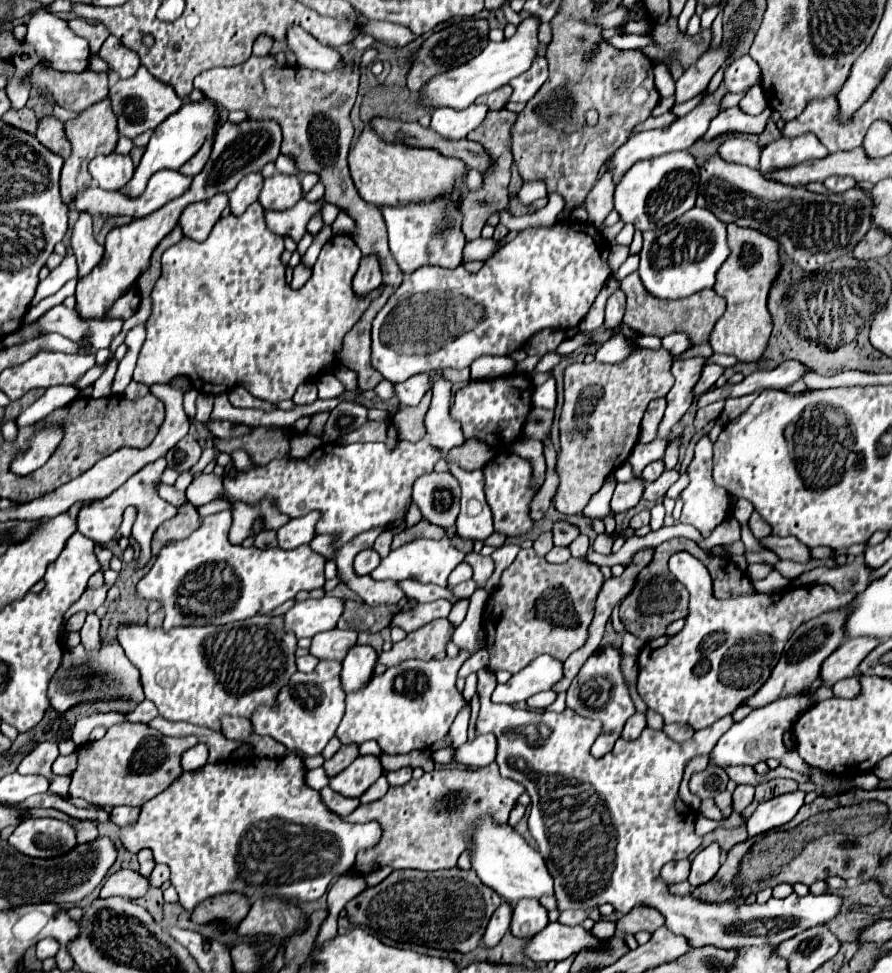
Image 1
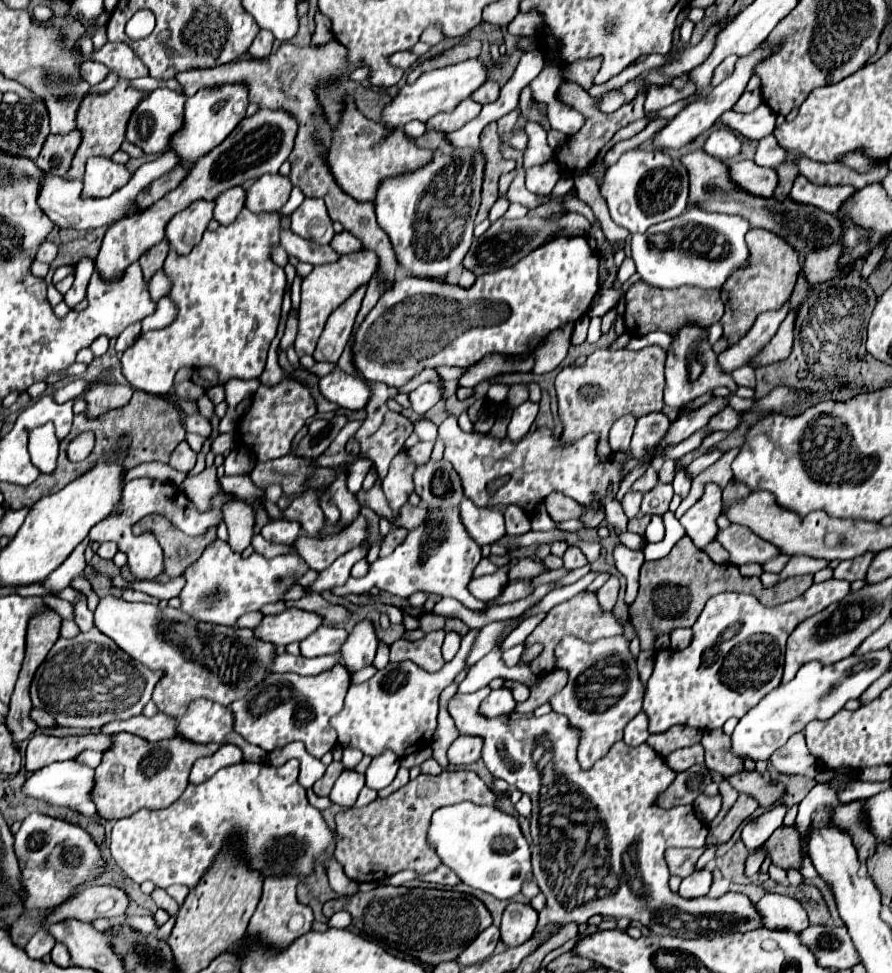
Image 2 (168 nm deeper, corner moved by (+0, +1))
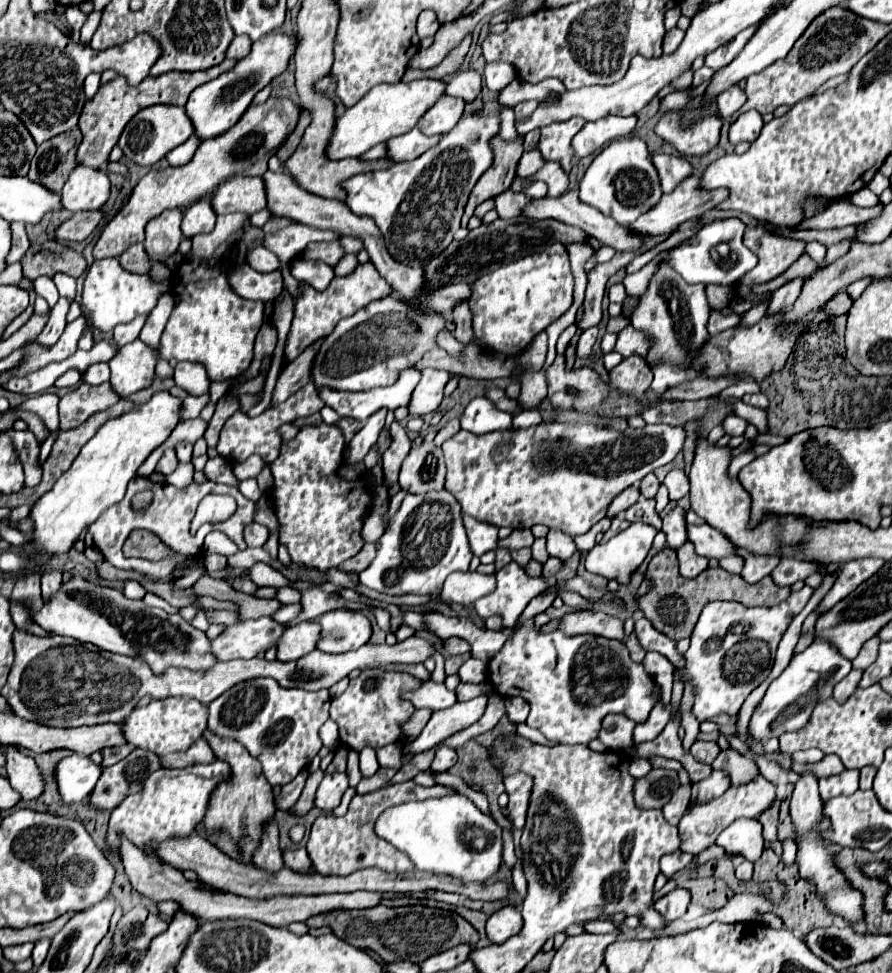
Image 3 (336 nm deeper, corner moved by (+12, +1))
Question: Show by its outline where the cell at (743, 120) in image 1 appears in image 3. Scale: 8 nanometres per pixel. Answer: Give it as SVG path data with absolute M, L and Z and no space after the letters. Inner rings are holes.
M746 111L742 113L730 127L730 143L738 145L742 141L756 141L762 129L762 115L758 111Z

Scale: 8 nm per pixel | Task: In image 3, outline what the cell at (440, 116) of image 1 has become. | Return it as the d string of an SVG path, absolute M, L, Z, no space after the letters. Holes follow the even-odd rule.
M442 95L420 119L418 129L424 135L444 135L448 133L464 113L464 99Z

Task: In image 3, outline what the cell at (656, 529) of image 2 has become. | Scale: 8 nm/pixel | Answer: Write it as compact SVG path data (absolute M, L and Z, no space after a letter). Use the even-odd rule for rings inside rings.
M634 523L608 543L598 543L584 559L586 571L594 575L602 575L608 581L618 581L620 585L628 585L630 575L642 565L646 559L652 541L658 529L648 527L646 523Z

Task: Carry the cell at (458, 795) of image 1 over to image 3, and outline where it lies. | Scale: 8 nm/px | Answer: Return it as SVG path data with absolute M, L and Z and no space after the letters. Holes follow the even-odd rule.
M406 781L406 783L382 787L374 793L368 793L368 795L356 795L350 801L348 813L342 815L342 817L320 815L314 821L310 839L306 843L306 851L312 857L314 869L320 875L350 875L352 871L366 869L366 867L378 867L378 869L392 871L392 873L412 871L414 865L408 859L408 855L404 855L402 851L398 851L396 847L392 847L384 839L378 839L374 835L374 819L384 809L388 809L392 805L398 805L398 803L404 803L404 801L422 801L422 799L430 799L430 797L442 797L442 795L450 795L450 793L454 793L452 787L444 787L444 785L422 787L414 781Z

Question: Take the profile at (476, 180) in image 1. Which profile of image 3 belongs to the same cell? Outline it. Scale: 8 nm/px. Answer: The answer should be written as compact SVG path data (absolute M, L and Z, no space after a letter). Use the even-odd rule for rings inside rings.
M414 127L412 131L386 141L386 157L392 159L394 163L416 159L418 155L428 151L432 145L436 145L438 139L440 137L426 137L418 127Z

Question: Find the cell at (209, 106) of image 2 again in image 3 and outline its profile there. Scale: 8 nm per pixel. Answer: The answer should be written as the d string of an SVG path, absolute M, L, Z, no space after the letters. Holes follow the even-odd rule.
M272 31L264 39L254 41L250 55L238 61L236 67L232 67L232 71L226 71L218 79L204 83L196 91L192 91L186 103L186 113L194 123L196 135L200 135L202 139L210 139L234 127L238 119L244 115L244 111L250 107L250 103L254 101L254 95L262 91L266 85L270 85L274 77L282 75L288 69L288 63L296 53L296 39L298 35L284 35Z

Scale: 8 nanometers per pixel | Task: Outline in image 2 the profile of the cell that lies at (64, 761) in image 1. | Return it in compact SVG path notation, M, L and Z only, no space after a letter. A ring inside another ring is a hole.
M90 749L82 751L82 753L76 757L76 761L84 763L84 765L88 765L88 767L98 767L100 759L102 759L102 753L98 753L98 751L90 751Z

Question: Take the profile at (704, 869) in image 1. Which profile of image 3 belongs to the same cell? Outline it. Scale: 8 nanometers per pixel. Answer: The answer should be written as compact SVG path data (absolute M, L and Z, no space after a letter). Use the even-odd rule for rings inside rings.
M674 889L668 895L664 895L662 899L658 899L654 907L656 907L656 911L660 911L660 915L666 923L672 923L686 913L688 903L690 903L690 893L686 889Z

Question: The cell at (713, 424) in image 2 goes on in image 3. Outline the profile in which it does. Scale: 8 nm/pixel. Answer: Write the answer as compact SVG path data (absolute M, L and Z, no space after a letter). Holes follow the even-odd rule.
M730 415L722 425L724 425L726 433L728 433L728 435L732 435L732 437L744 435L744 431L746 431L746 427L748 427L748 423L746 423L744 419L740 419L738 415Z

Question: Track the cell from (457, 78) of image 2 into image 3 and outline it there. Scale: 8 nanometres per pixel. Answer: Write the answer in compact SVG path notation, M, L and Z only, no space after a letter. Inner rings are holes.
M420 79L412 83L394 83L394 85L376 85L368 91L356 105L348 107L344 115L336 119L336 127L332 131L332 139L324 155L332 161L346 157L360 157L368 149L378 143L384 143L396 135L402 135L416 127L418 119L444 95L446 83L434 79Z

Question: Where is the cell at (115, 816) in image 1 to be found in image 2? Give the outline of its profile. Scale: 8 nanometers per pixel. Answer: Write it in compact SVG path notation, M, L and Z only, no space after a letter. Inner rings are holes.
M56 761L50 763L46 767L42 767L40 771L36 771L24 785L22 785L22 793L34 799L42 799L48 801L52 805L62 805L62 807L70 807L76 809L78 813L86 815L86 817L94 817L96 815L96 807L90 801L88 793L94 785L94 769L78 763L78 761Z

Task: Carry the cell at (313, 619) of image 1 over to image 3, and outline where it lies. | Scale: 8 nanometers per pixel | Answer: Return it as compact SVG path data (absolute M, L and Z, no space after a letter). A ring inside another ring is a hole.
M270 617L238 621L226 627L212 643L210 653L216 661L232 661L232 659L252 659L264 653L268 647L276 645L284 627L272 621Z

